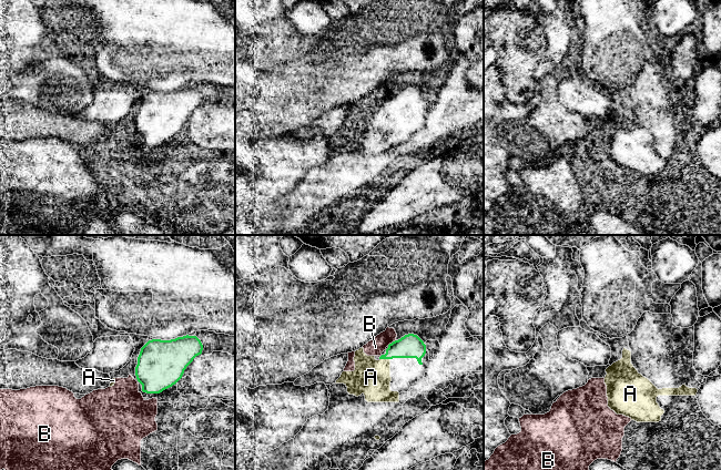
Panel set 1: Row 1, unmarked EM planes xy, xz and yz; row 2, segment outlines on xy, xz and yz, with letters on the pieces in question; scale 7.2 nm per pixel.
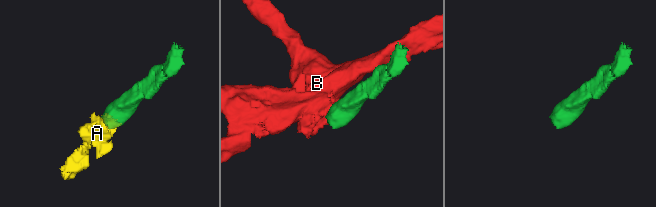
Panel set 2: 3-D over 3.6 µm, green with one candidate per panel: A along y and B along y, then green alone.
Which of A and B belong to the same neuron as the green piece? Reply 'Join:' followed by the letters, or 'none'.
Join: A

